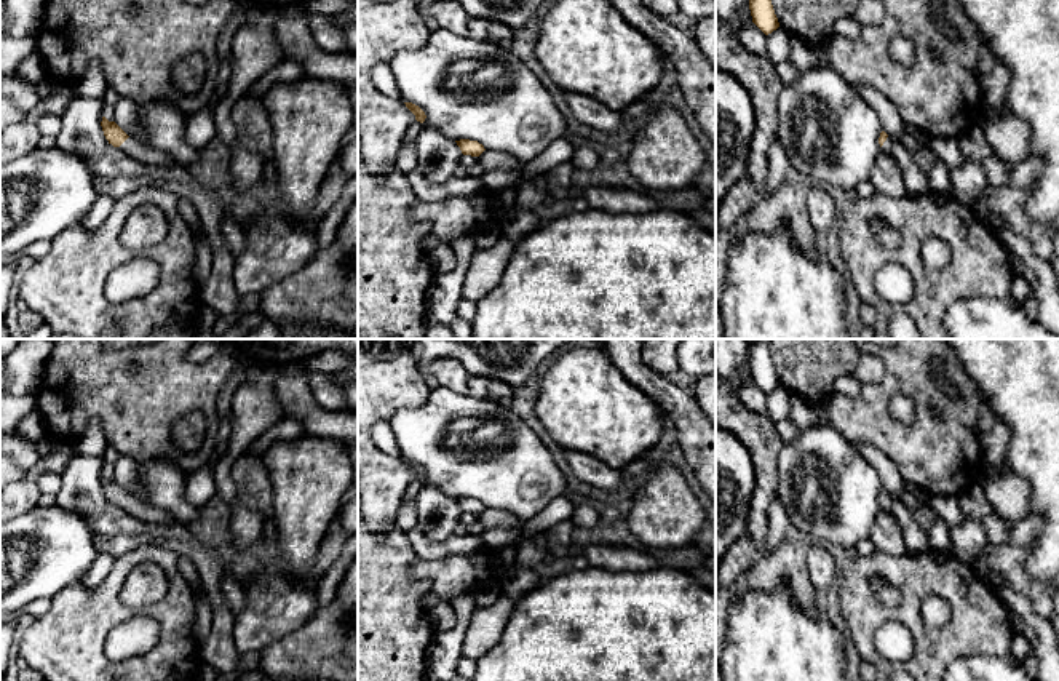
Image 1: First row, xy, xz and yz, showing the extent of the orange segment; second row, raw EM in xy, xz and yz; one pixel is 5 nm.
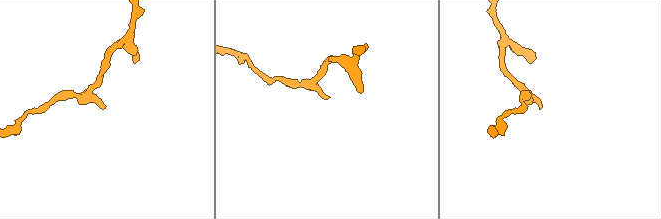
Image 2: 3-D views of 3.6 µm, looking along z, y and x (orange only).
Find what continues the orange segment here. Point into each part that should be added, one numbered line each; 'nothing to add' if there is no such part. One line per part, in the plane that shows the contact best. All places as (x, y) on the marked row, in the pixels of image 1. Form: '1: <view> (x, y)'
1: xy (142, 154)

